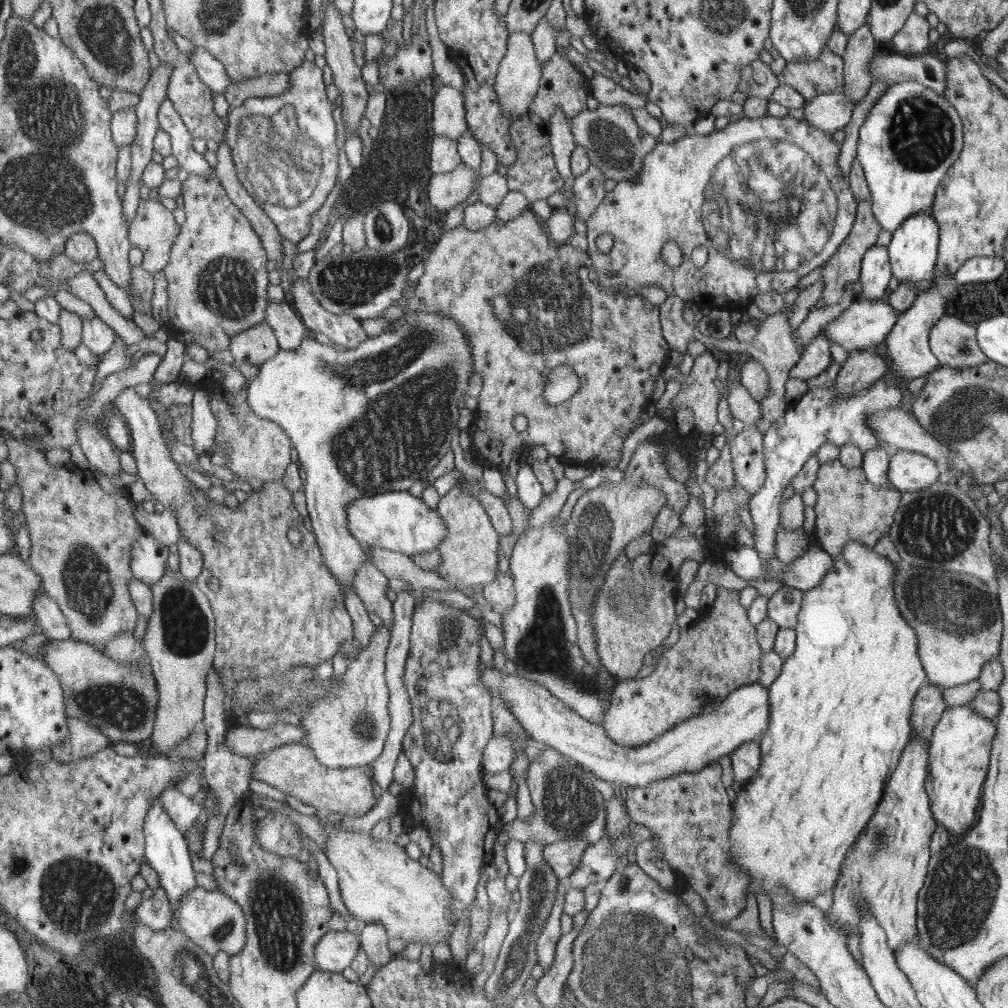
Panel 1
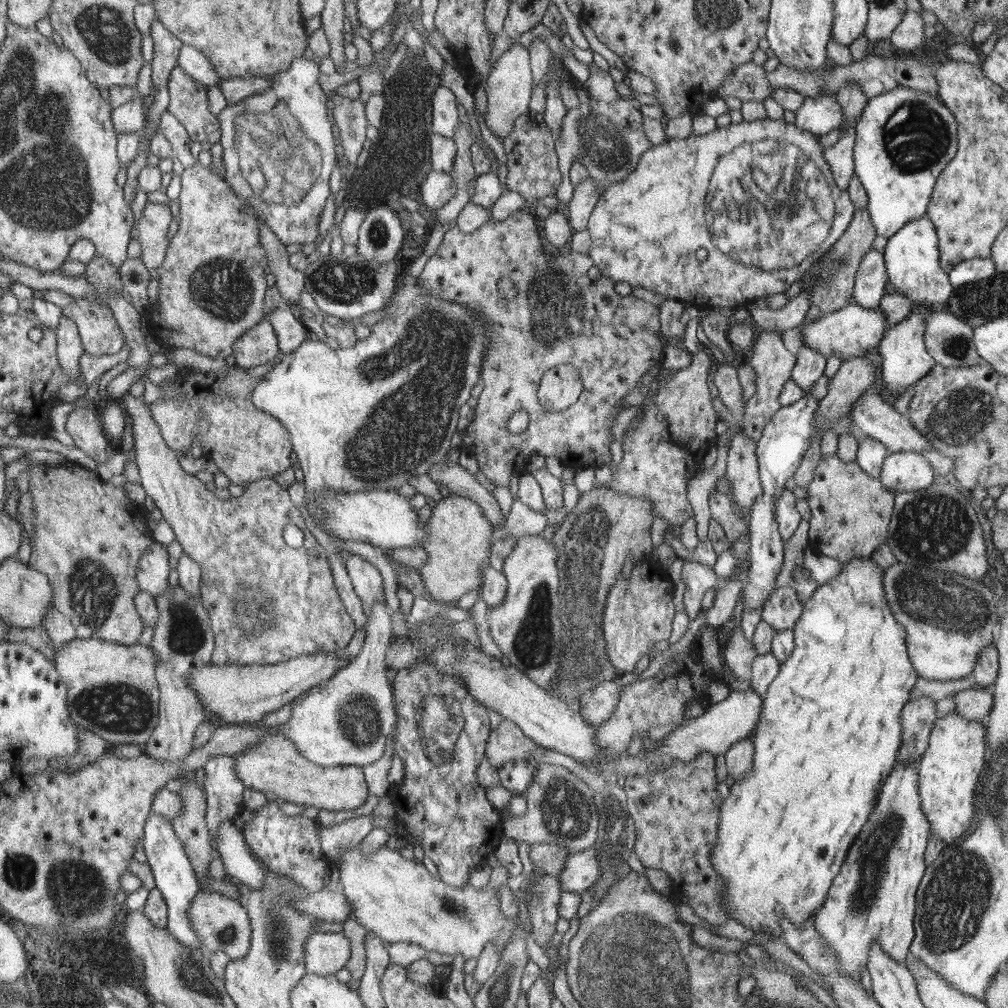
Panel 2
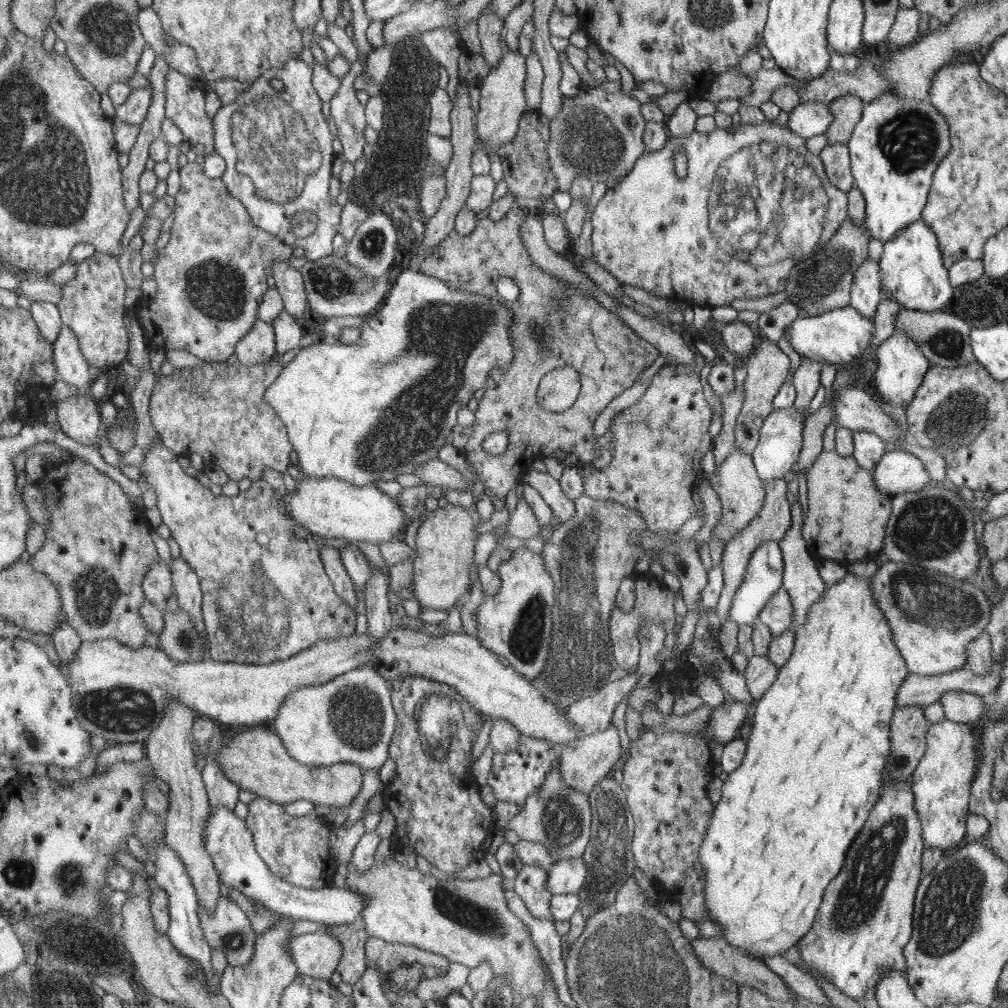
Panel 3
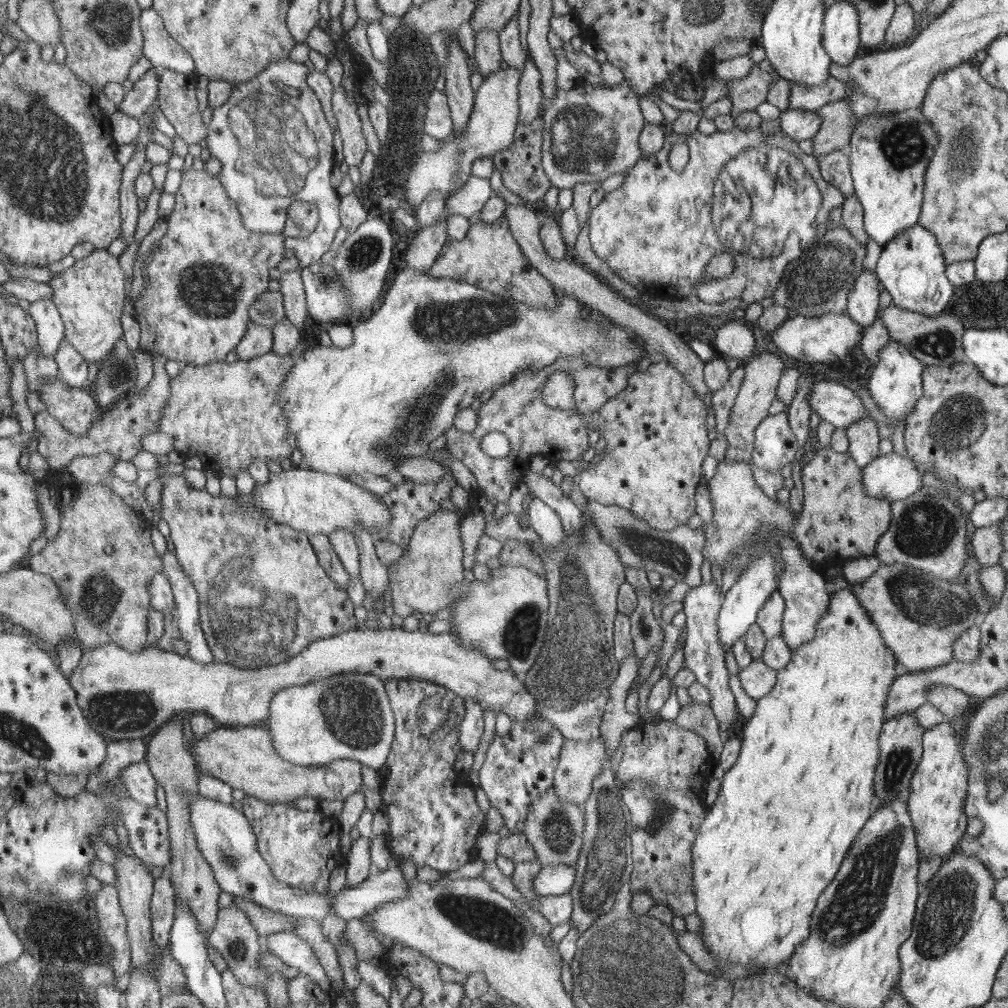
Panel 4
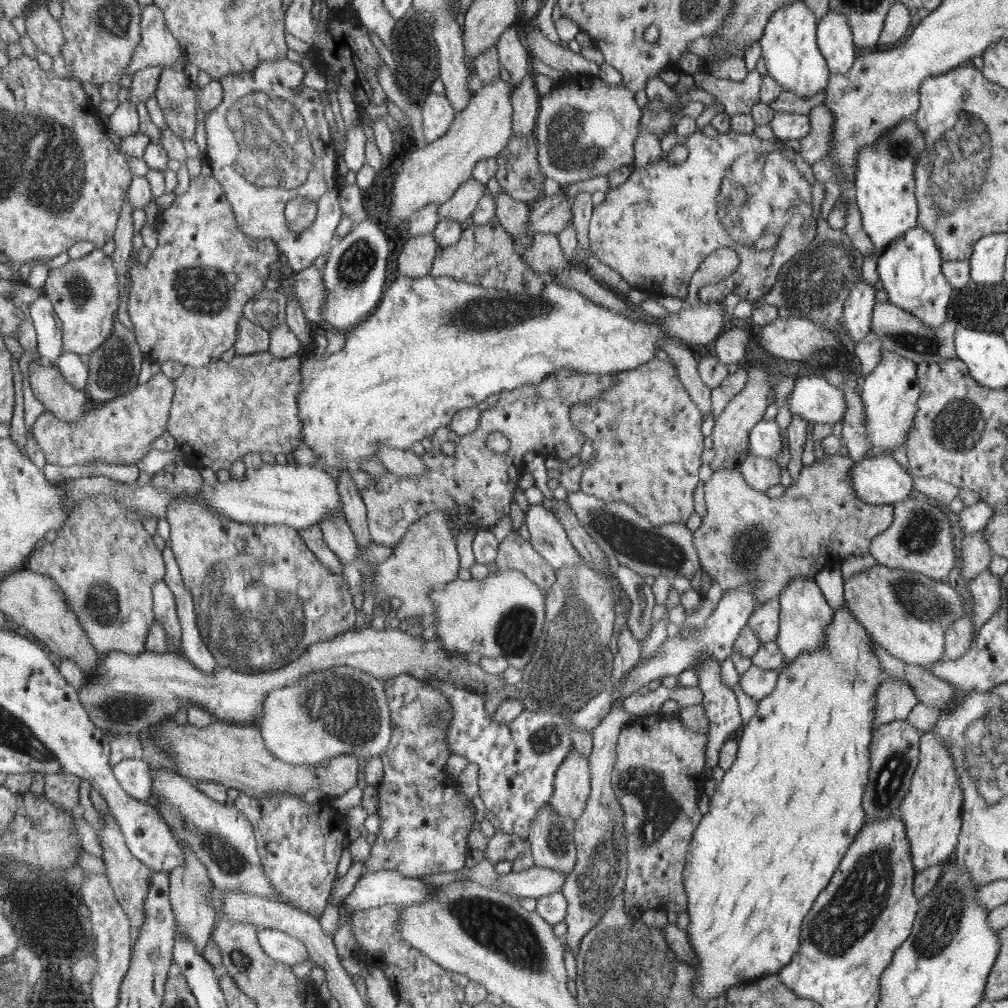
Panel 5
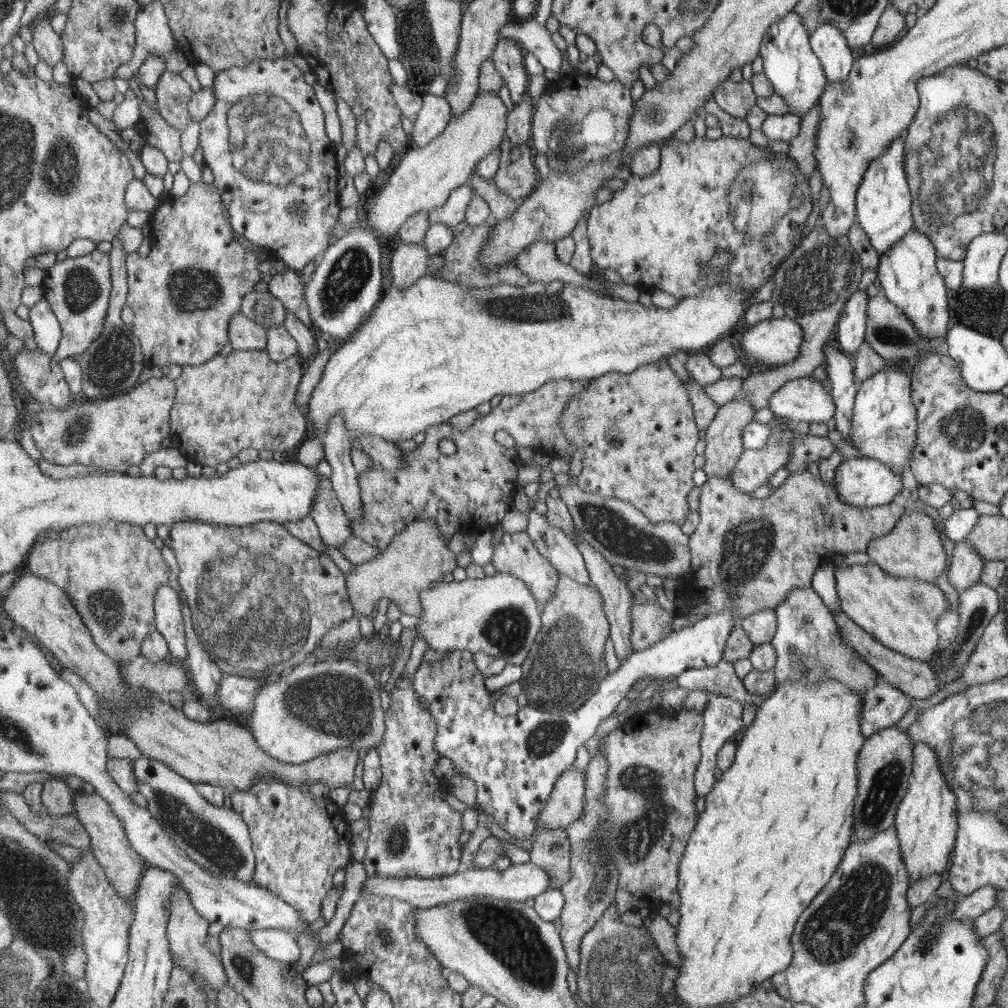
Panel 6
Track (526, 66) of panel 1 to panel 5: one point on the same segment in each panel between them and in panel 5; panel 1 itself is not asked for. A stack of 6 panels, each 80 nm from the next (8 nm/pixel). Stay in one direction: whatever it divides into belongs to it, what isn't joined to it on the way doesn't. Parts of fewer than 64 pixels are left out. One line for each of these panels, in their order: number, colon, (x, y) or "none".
2: (509, 87)
3: (503, 102)
4: (494, 119)
5: (432, 174)

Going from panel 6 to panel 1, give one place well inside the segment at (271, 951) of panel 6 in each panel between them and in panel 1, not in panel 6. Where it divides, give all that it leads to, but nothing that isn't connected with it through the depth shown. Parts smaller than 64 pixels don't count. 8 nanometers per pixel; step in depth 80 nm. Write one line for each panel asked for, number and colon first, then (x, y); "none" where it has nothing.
1: (335, 951)
2: (327, 953)
3: (317, 954)
4: (294, 951)
5: (278, 945)

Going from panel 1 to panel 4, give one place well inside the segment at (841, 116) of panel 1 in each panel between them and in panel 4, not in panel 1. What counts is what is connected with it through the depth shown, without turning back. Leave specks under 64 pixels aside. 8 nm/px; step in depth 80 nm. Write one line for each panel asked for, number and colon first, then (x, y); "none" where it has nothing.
2: (819, 115)
3: (811, 119)
4: (799, 124)

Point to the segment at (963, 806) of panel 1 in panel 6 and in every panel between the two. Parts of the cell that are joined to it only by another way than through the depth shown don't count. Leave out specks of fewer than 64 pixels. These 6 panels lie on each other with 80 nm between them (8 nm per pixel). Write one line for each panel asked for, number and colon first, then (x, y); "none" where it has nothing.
2: (950, 772)
3: (941, 784)
4: (938, 789)
5: (931, 812)
6: (925, 823)

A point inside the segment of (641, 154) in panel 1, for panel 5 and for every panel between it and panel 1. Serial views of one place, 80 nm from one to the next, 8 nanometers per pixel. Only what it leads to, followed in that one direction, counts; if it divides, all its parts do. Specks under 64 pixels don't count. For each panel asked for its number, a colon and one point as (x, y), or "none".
2: (608, 137)
3: (598, 134)
4: (591, 132)
5: (587, 128)

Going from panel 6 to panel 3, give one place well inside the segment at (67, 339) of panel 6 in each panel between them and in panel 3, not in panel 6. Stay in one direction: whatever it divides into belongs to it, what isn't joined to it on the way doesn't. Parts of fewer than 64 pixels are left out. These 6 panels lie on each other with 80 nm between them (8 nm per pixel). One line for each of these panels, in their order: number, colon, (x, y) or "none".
3: (93, 304)
4: (89, 295)
5: (84, 292)

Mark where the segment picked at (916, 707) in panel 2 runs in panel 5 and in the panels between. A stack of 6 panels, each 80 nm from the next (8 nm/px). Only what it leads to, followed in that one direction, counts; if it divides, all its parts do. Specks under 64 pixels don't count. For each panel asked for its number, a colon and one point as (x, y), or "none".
3: (909, 726)
4: (901, 739)
5: (894, 751)

